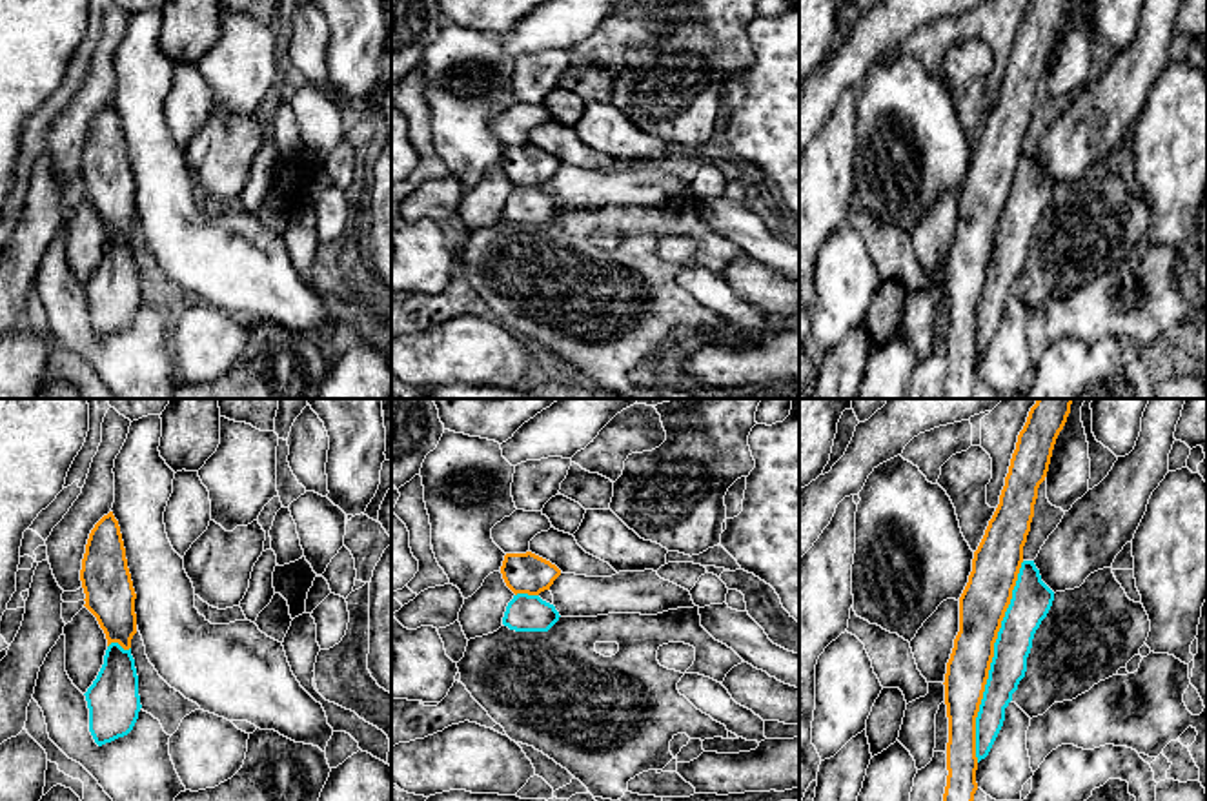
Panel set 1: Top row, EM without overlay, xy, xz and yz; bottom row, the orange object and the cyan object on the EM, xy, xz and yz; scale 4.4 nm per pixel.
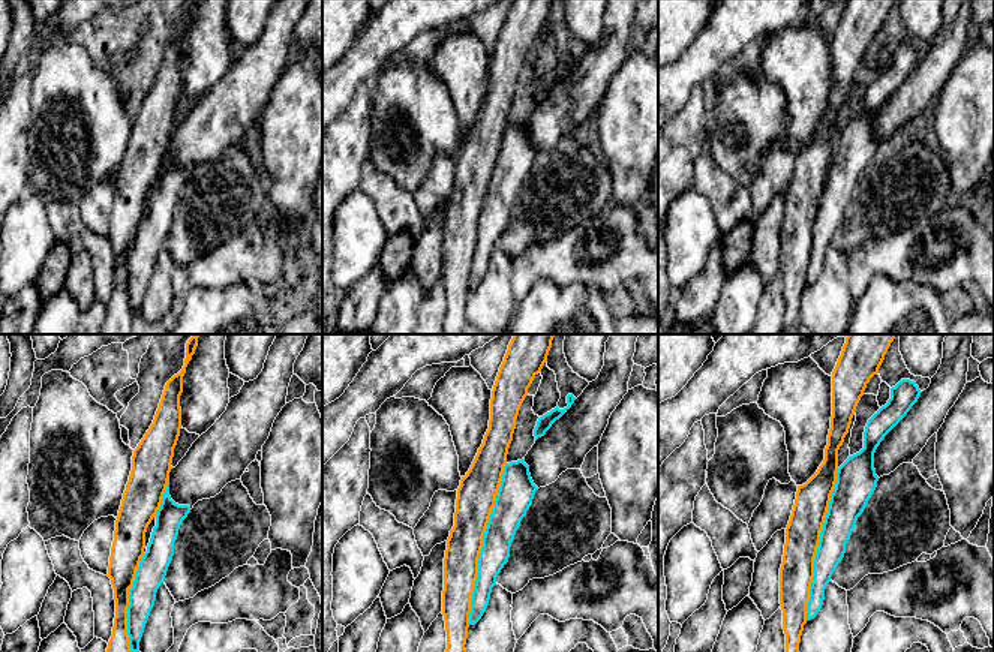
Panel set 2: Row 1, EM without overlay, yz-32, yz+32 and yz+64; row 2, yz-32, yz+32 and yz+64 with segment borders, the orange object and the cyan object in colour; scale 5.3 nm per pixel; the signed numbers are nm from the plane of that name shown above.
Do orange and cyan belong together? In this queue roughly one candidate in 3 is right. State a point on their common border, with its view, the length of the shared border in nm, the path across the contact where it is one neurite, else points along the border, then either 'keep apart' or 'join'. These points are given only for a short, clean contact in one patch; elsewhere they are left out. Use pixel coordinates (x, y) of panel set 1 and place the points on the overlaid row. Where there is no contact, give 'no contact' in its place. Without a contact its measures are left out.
yz (991, 661) | 900 nm | keep apart

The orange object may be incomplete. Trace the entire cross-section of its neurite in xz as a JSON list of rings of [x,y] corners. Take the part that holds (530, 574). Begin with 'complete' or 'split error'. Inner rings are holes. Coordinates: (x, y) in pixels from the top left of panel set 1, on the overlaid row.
complete | [[[526,552],[506,553],[501,566],[506,586],[517,593],[539,595],[550,590],[553,581],[561,575],[561,570],[550,561]]]

